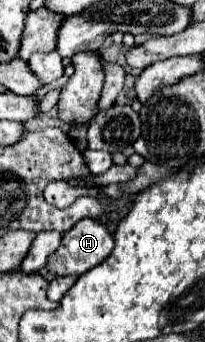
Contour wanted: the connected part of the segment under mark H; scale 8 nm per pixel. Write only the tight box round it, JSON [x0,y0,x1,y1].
[46,218,114,302]

